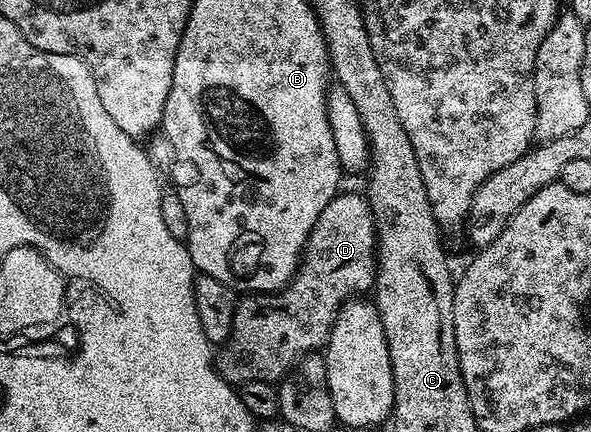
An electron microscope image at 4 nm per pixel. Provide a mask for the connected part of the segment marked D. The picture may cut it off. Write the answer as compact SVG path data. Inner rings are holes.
M343 190L332 202L324 205L324 213L316 217L316 225L306 242L301 266L290 284L273 293L250 293L237 300L234 308L234 327L230 338L221 344L216 366L229 383L241 385L248 381L277 384L287 378L303 357L325 348L330 330L343 303L367 294L374 286L376 274L376 236L370 201L365 194Z

